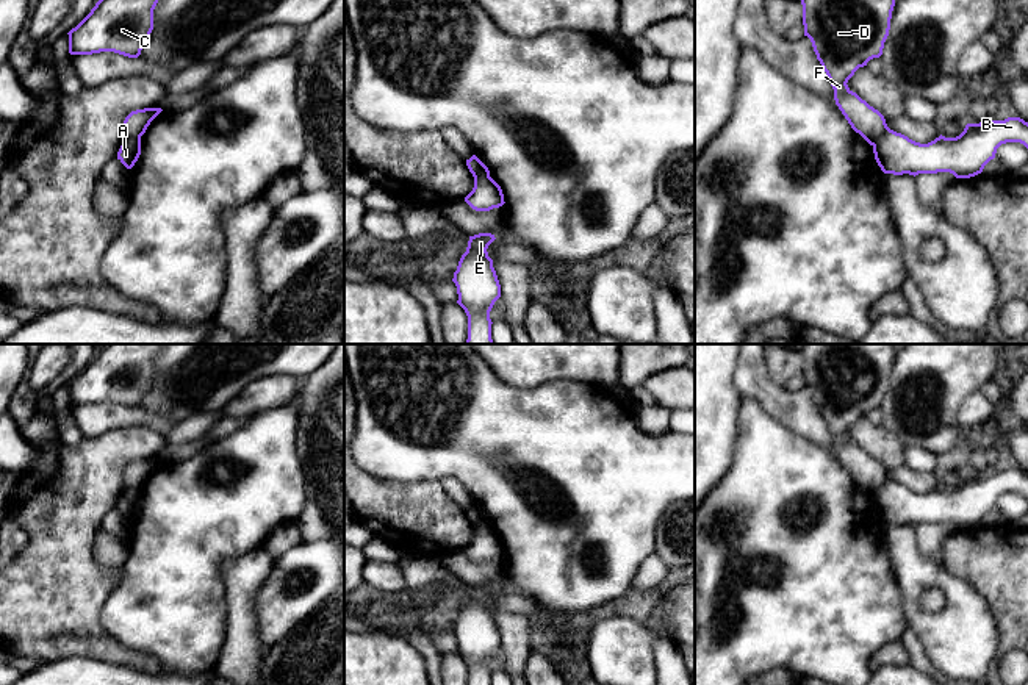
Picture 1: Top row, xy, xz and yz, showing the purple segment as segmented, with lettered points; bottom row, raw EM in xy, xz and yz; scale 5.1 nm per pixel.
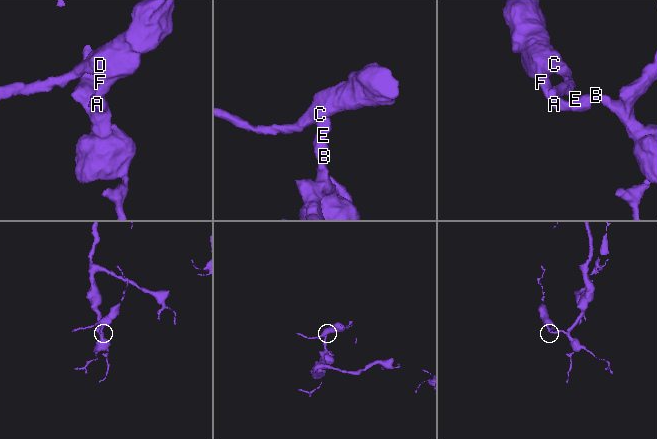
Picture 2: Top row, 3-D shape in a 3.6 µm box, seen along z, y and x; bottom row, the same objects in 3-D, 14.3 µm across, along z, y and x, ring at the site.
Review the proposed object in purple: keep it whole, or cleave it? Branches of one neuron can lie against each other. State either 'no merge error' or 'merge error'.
merge error

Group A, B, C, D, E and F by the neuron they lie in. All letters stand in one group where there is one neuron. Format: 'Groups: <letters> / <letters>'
Groups: A B E / C D F

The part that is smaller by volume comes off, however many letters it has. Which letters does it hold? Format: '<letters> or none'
C, D, F

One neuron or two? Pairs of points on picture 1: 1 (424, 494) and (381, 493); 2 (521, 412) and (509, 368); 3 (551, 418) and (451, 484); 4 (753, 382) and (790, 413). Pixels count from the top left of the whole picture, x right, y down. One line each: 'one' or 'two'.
1: one
2: two
3: two
4: one

